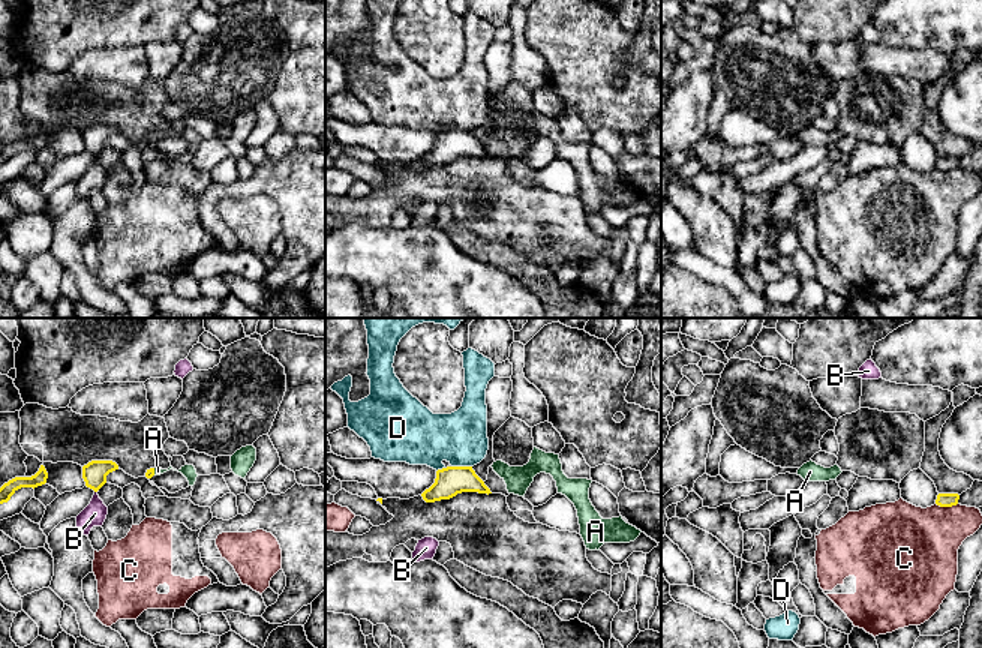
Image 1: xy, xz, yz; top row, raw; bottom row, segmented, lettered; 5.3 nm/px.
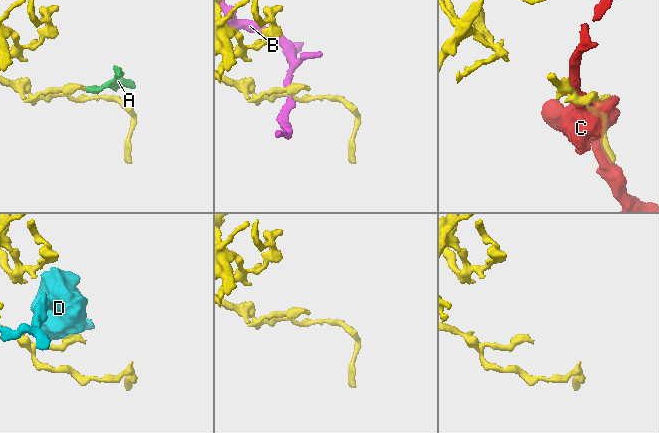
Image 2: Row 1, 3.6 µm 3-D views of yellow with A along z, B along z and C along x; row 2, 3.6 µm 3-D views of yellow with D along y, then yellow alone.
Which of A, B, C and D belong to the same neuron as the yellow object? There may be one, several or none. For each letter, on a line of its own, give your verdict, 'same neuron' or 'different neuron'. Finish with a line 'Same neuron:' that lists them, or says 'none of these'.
A: same neuron
B: different neuron
C: different neuron
D: different neuron
Same neuron: A

